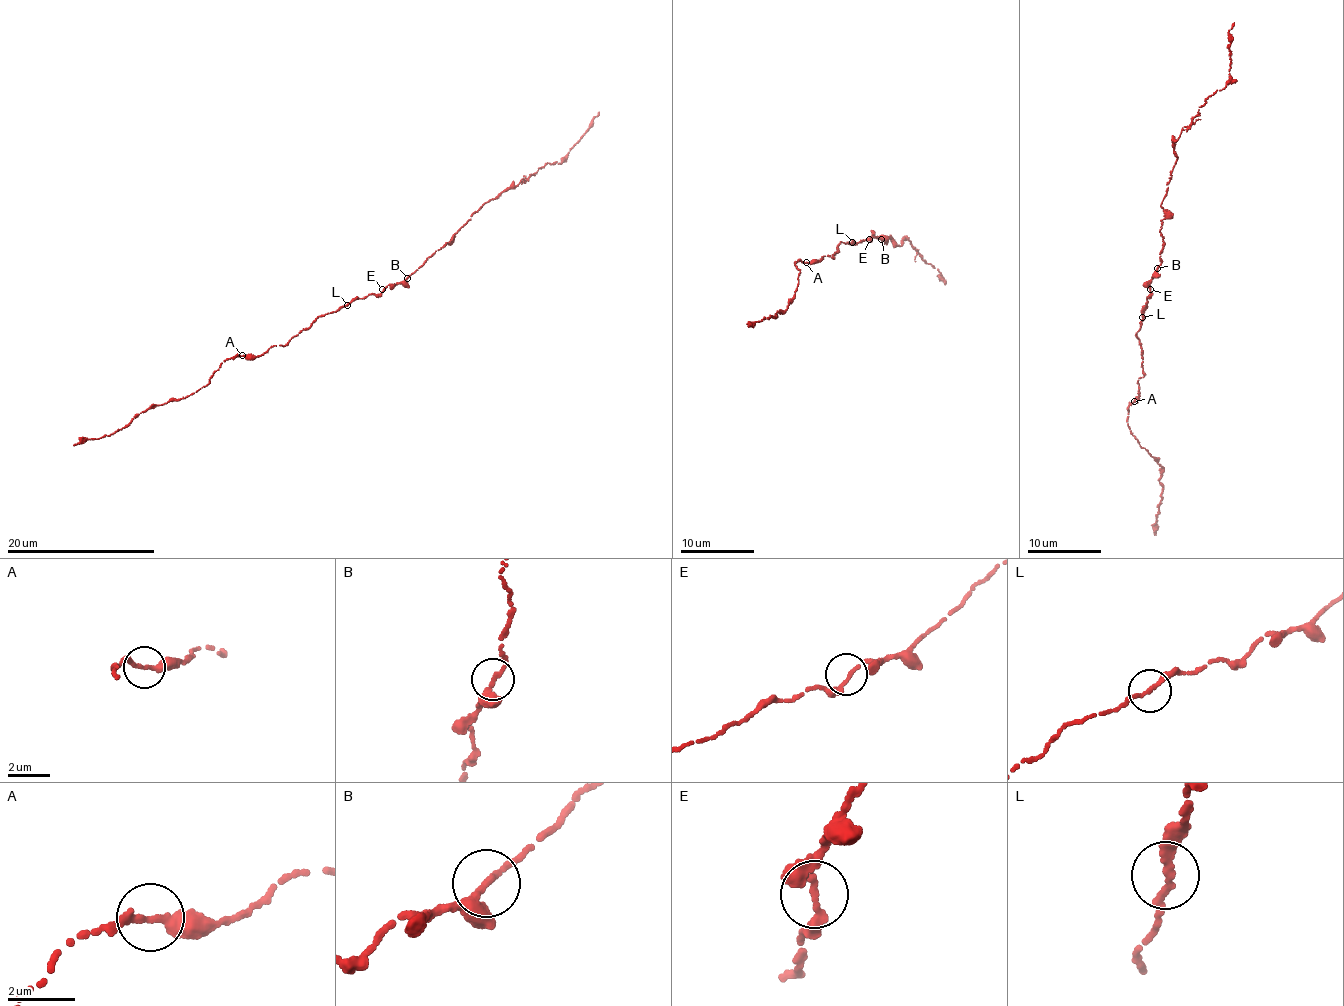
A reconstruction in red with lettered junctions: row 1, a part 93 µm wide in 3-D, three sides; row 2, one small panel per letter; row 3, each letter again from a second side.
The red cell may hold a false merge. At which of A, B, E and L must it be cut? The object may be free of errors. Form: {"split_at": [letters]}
{"split_at": []}

